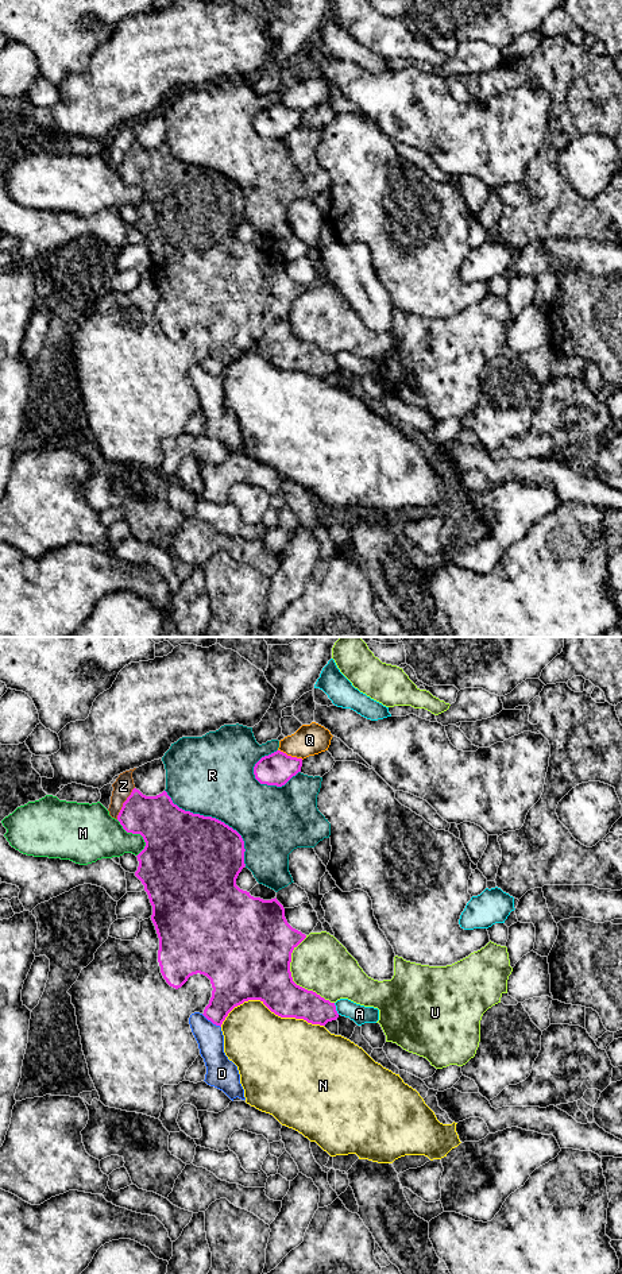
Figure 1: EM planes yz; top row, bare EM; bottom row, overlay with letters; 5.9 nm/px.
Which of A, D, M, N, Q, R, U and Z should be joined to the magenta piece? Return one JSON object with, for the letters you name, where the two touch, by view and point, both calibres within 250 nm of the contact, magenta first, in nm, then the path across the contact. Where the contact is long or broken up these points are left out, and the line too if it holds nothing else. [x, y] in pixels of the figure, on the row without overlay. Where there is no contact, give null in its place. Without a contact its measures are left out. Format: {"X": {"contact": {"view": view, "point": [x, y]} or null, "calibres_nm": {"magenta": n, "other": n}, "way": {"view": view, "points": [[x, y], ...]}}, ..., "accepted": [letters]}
{"accepted": []}

